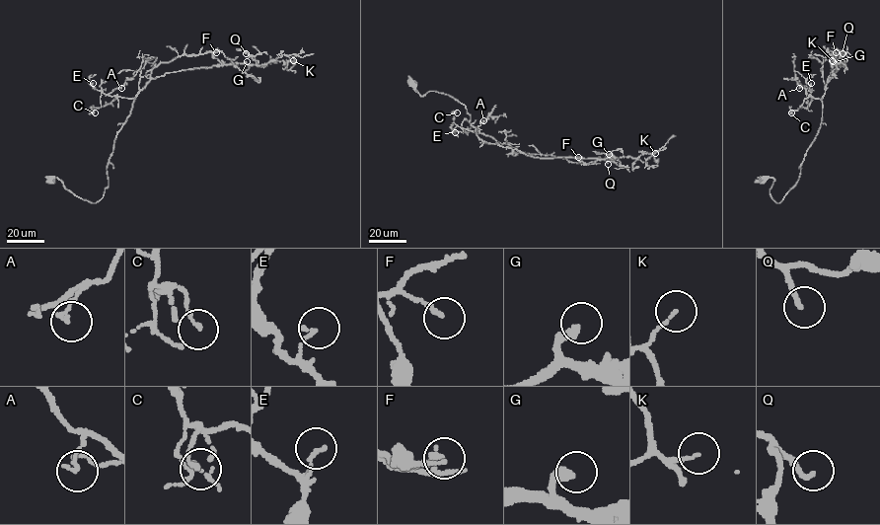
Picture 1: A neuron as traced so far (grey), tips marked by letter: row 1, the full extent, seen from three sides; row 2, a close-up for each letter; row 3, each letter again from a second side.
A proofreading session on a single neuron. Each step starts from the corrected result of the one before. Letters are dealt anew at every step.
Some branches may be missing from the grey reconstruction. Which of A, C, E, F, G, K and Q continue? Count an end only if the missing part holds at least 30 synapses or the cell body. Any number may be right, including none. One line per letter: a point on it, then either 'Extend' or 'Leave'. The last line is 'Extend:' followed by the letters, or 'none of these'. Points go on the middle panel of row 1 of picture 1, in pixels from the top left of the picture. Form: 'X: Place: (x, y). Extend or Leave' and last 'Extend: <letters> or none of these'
A: Place: (483, 120). Leave
C: Place: (457, 112). Leave
E: Place: (455, 132). Leave
F: Place: (578, 157). Leave
G: Place: (609, 154). Extend
K: Place: (655, 153). Leave
Q: Place: (608, 164). Leave
Extend: G

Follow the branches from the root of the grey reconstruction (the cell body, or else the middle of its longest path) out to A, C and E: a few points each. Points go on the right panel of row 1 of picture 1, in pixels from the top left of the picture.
A: (763, 181), (774, 179), (770, 193), (780, 202), (796, 184), (820, 128), (822, 101), (799, 88)
C: (763, 181), (774, 179), (770, 193), (776, 203), (796, 184), (820, 127), (822, 101), (812, 97), (791, 112)
E: (763, 181), (774, 179), (770, 193), (778, 203), (798, 179), (822, 119), (822, 101), (810, 96), (811, 83)

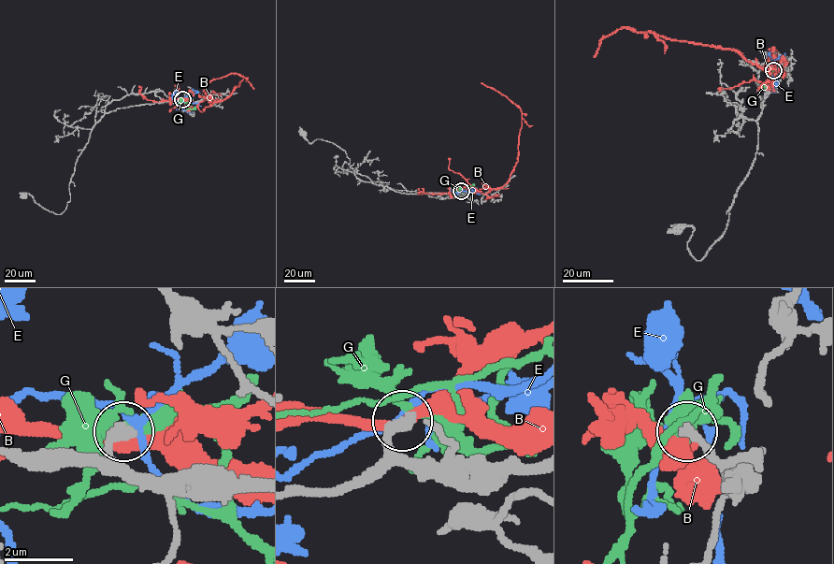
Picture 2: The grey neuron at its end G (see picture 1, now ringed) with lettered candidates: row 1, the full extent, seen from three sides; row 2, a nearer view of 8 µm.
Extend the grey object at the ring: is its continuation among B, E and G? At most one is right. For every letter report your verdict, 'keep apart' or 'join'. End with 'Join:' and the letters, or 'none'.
B: keep apart
E: keep apart
G: keep apart
Join: none

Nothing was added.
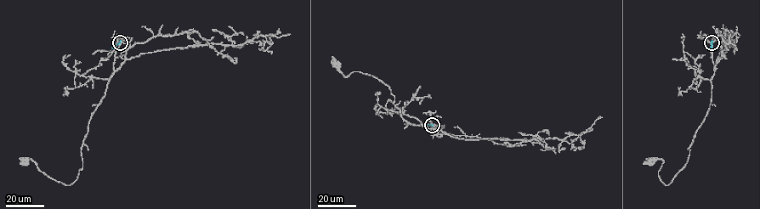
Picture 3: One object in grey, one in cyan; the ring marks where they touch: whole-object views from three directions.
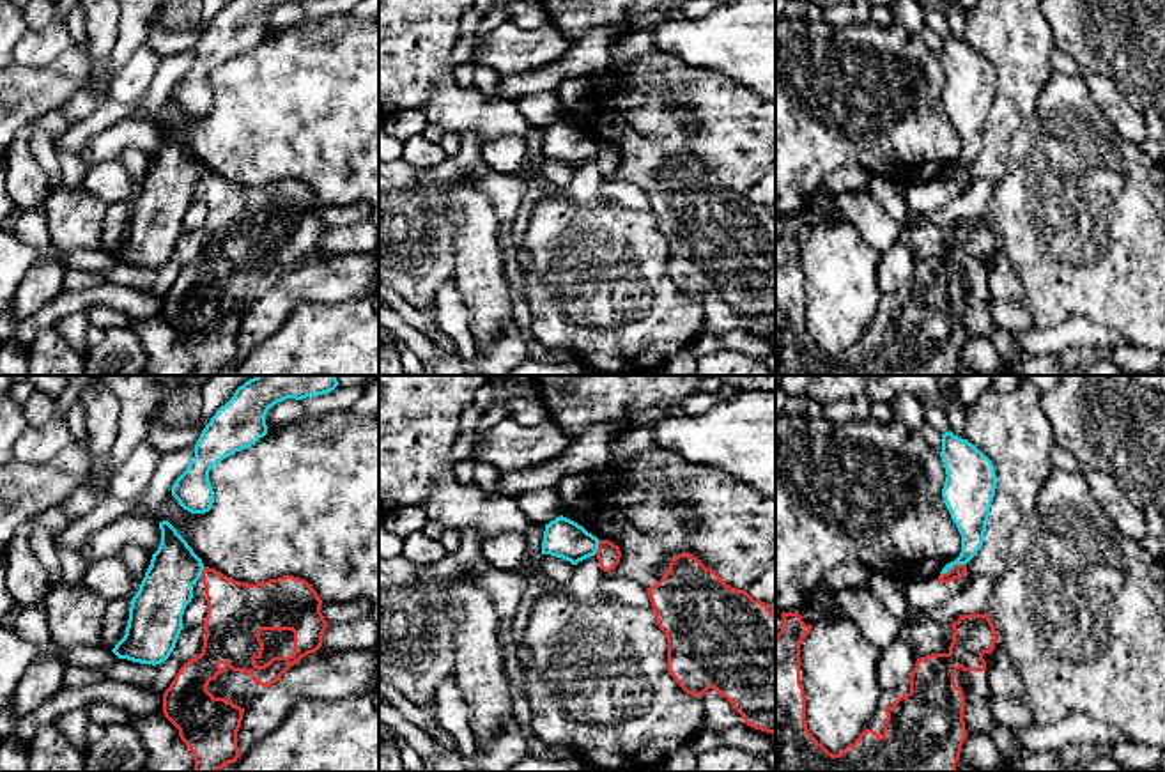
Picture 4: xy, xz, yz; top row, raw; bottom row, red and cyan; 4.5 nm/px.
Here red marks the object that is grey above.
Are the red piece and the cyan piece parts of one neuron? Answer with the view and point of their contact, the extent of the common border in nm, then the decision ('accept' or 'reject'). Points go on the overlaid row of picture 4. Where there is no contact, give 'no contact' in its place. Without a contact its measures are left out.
meets red in yz at (953, 567); contact 130 nm long; reject

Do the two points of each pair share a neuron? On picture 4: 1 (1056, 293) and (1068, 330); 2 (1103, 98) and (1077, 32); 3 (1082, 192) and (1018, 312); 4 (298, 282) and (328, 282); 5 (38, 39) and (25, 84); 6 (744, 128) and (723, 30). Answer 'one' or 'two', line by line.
1: two
2: two
3: two
4: one
5: two
6: two

